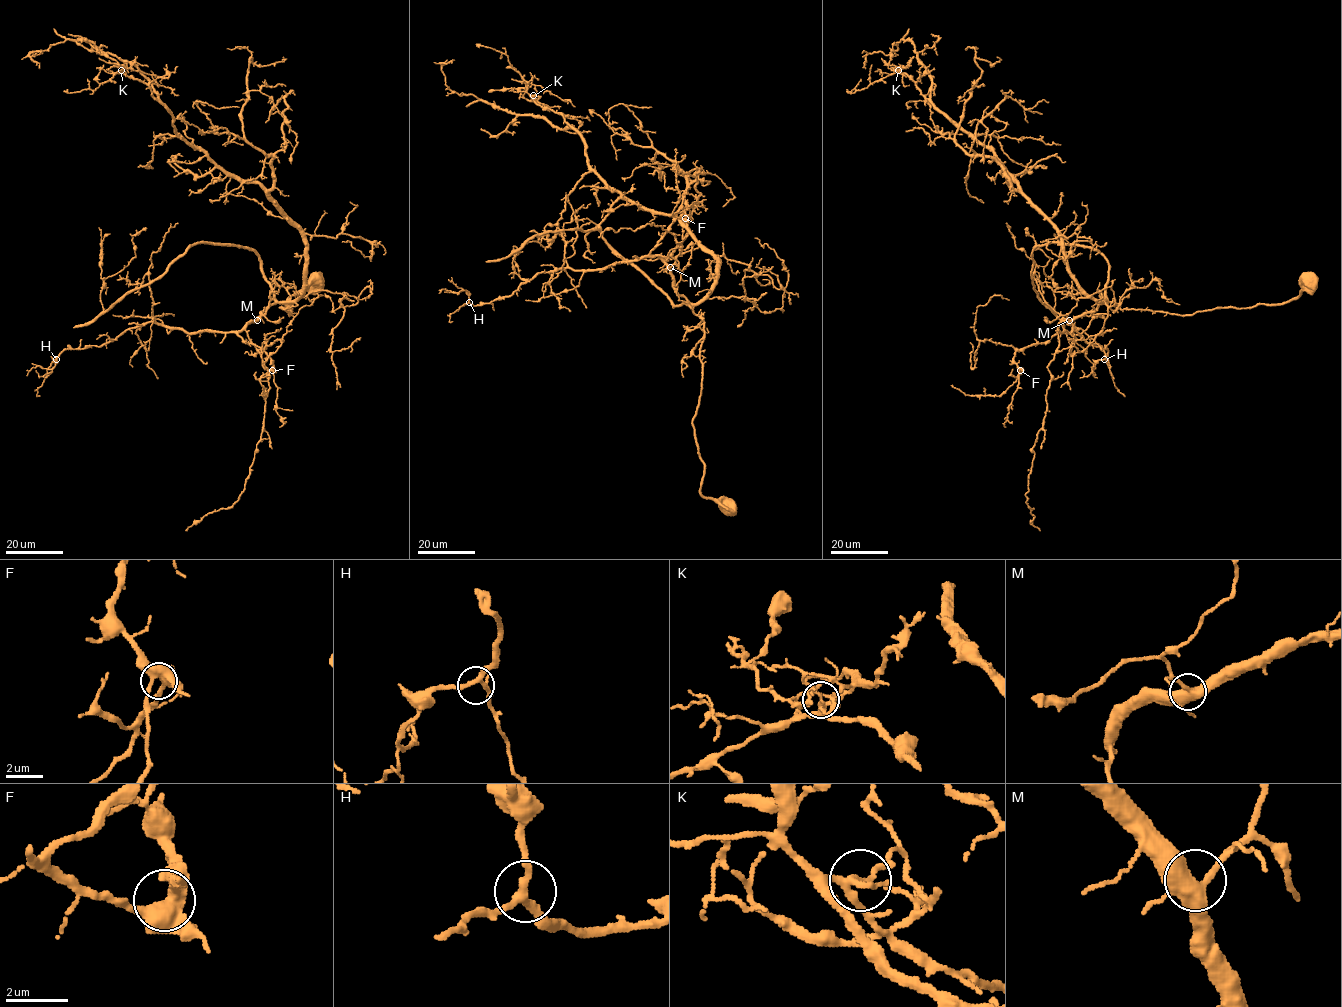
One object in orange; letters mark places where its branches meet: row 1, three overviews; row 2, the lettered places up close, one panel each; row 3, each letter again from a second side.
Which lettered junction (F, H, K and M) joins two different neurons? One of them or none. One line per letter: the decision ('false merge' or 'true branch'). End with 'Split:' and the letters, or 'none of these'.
F: true branch
H: true branch
K: false merge
M: true branch
Split: K

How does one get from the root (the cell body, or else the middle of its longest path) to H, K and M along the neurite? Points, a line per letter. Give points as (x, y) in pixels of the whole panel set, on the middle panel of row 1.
H: (730, 507), (700, 491), (692, 418), (704, 322), (657, 256), (541, 272), (508, 296), (469, 302)
K: (730, 507), (701, 493), (692, 423), (693, 307), (718, 261), (671, 214), (613, 189), (534, 95)
M: (730, 507), (726, 510), (700, 491), (704, 462), (692, 418), (702, 388), (704, 322), (676, 291), (670, 267)

